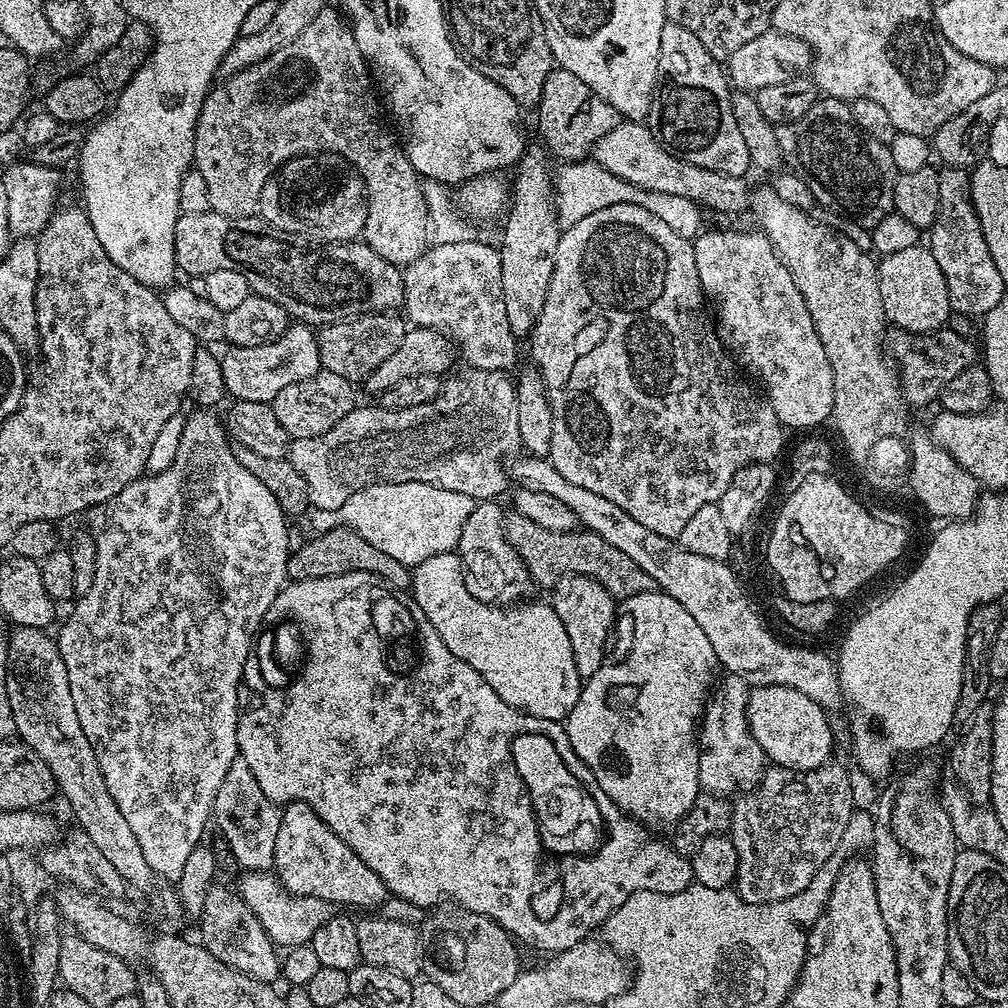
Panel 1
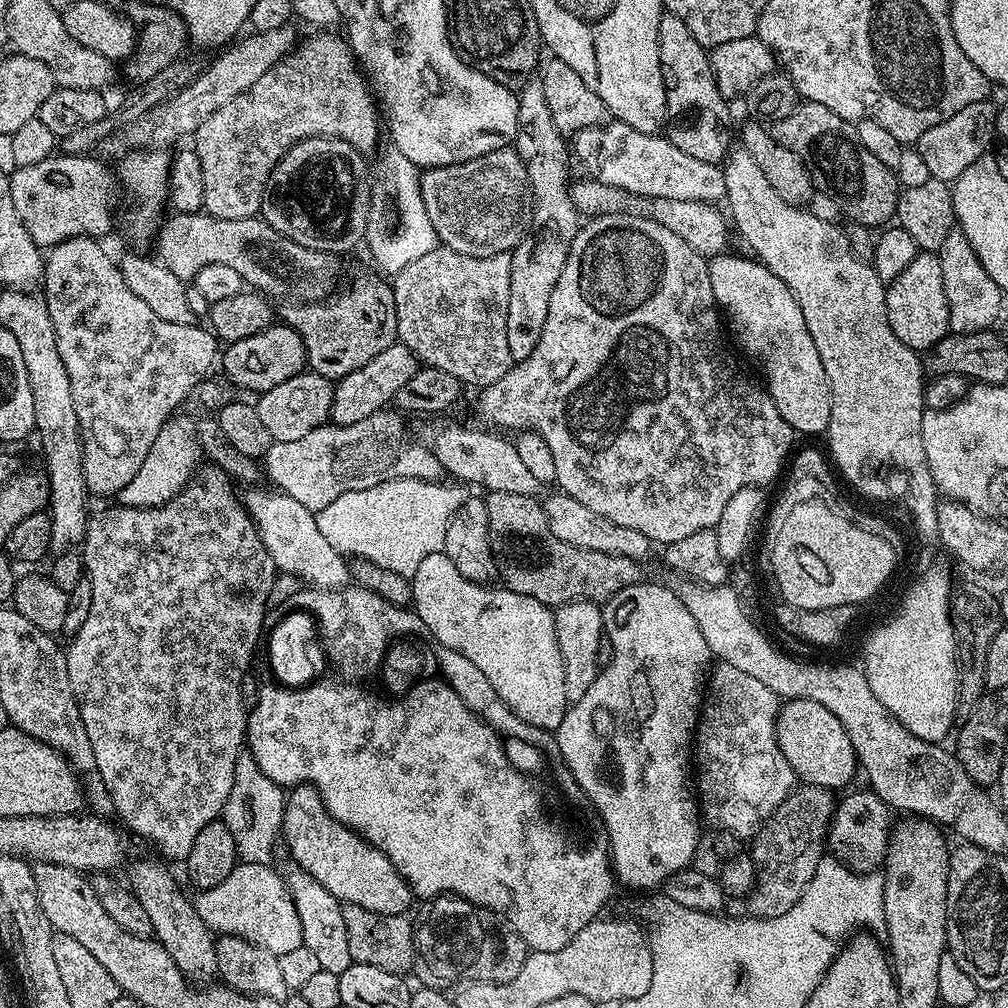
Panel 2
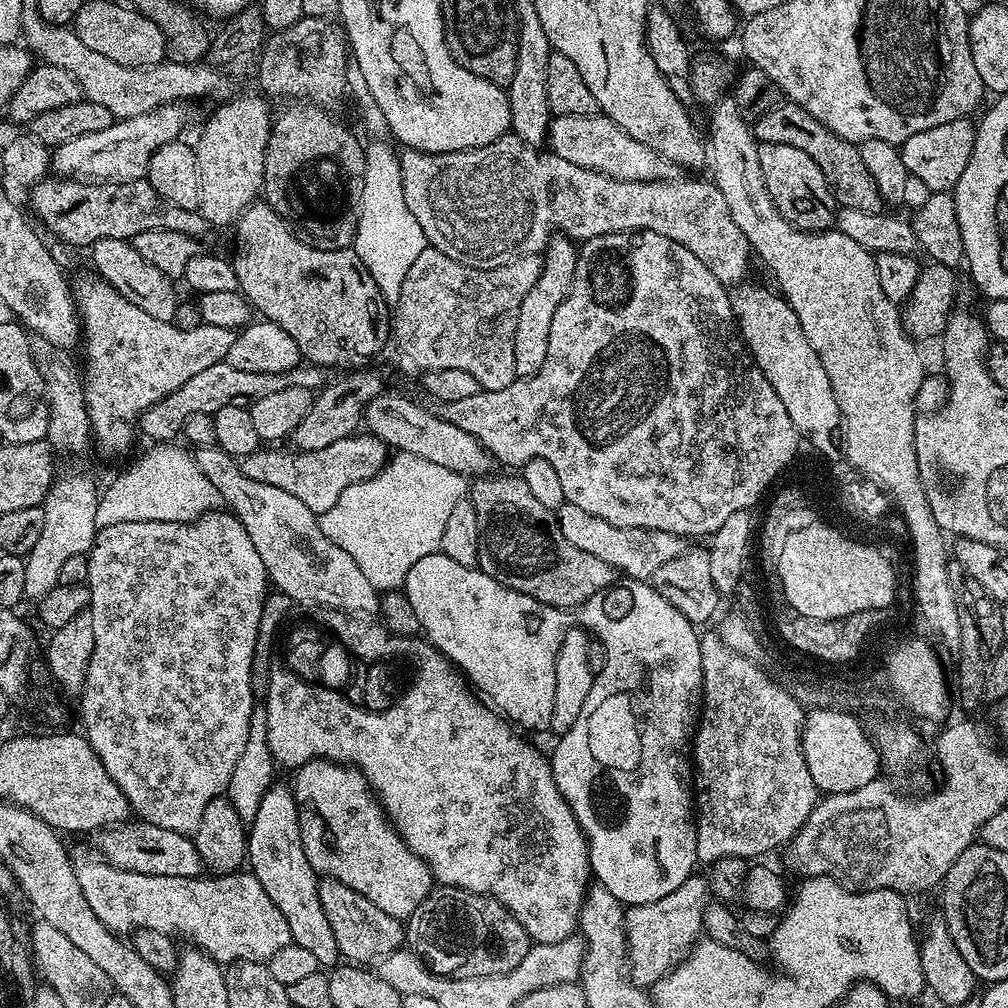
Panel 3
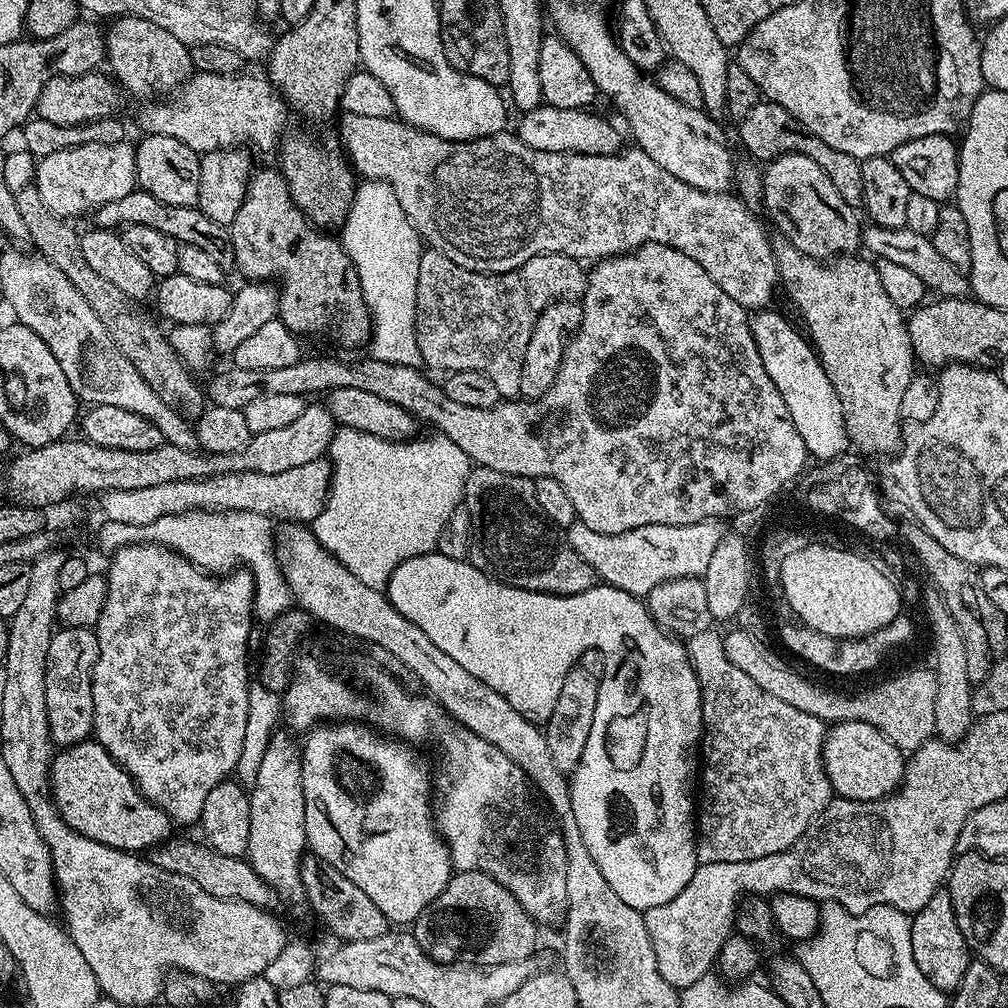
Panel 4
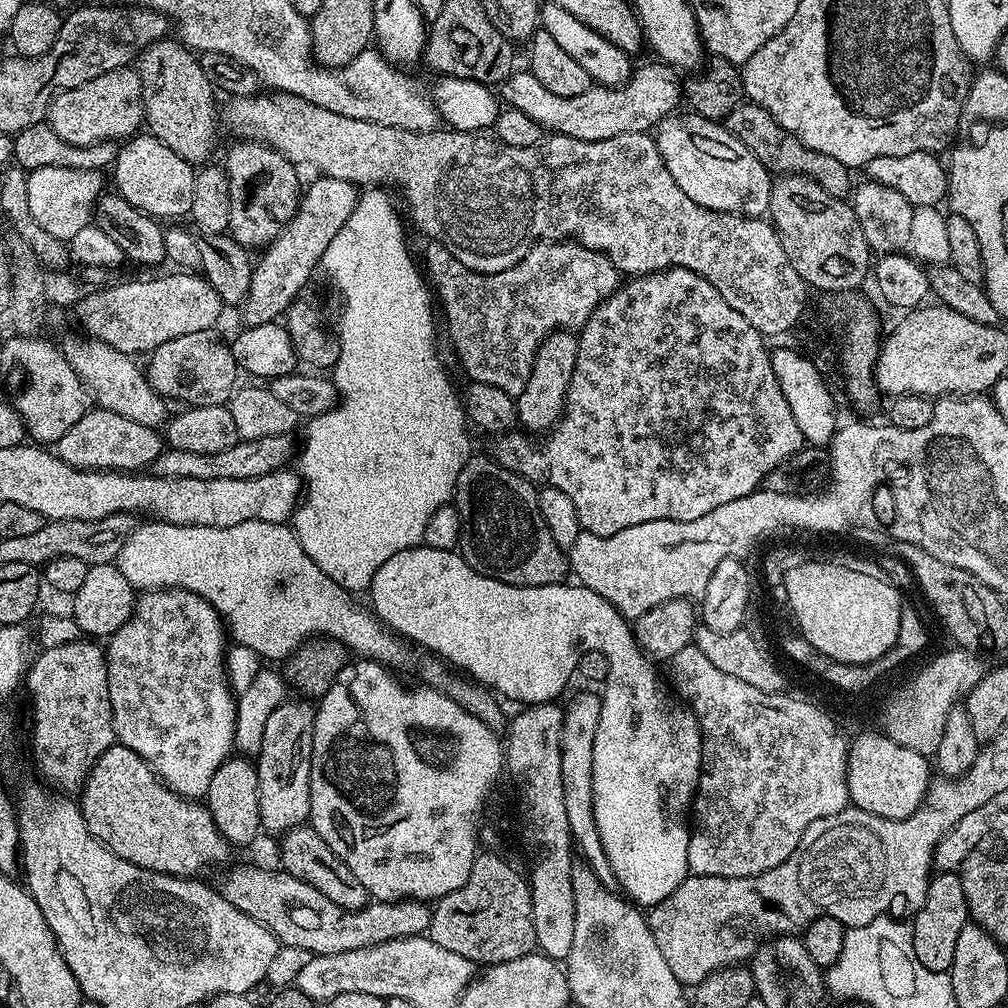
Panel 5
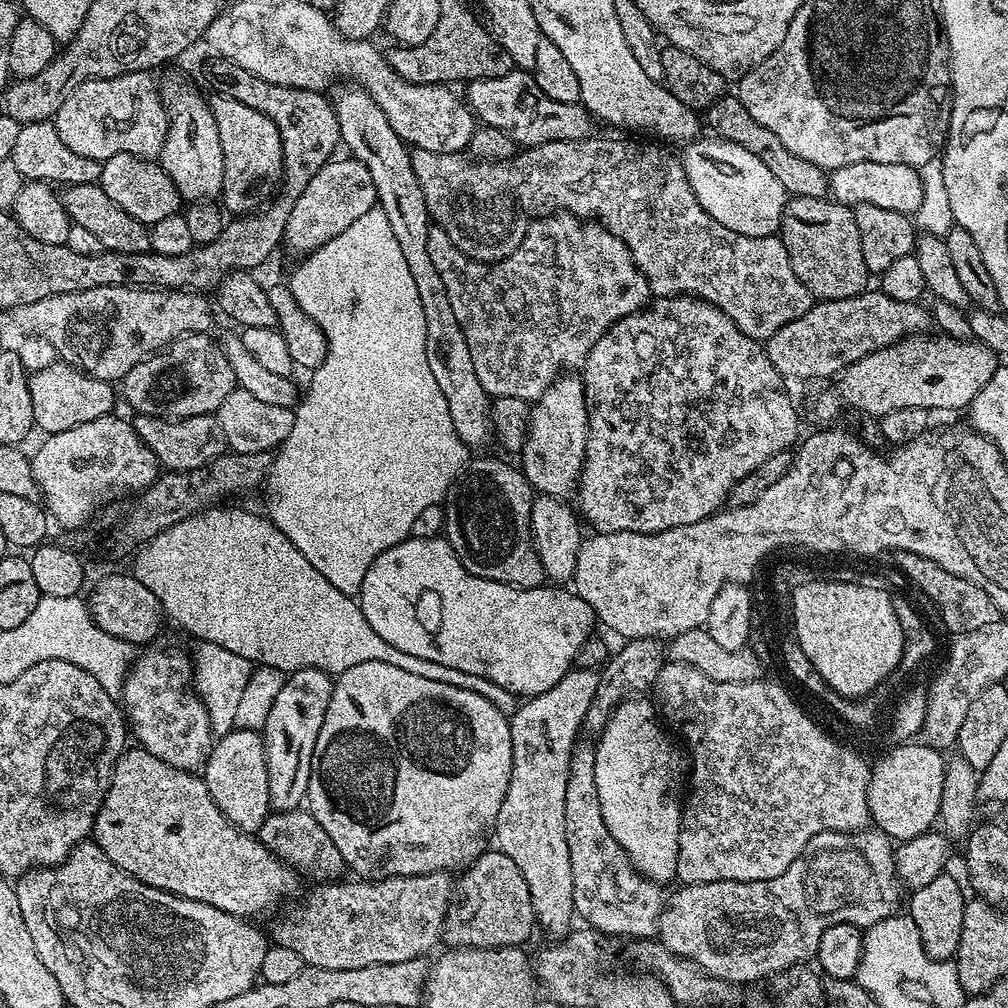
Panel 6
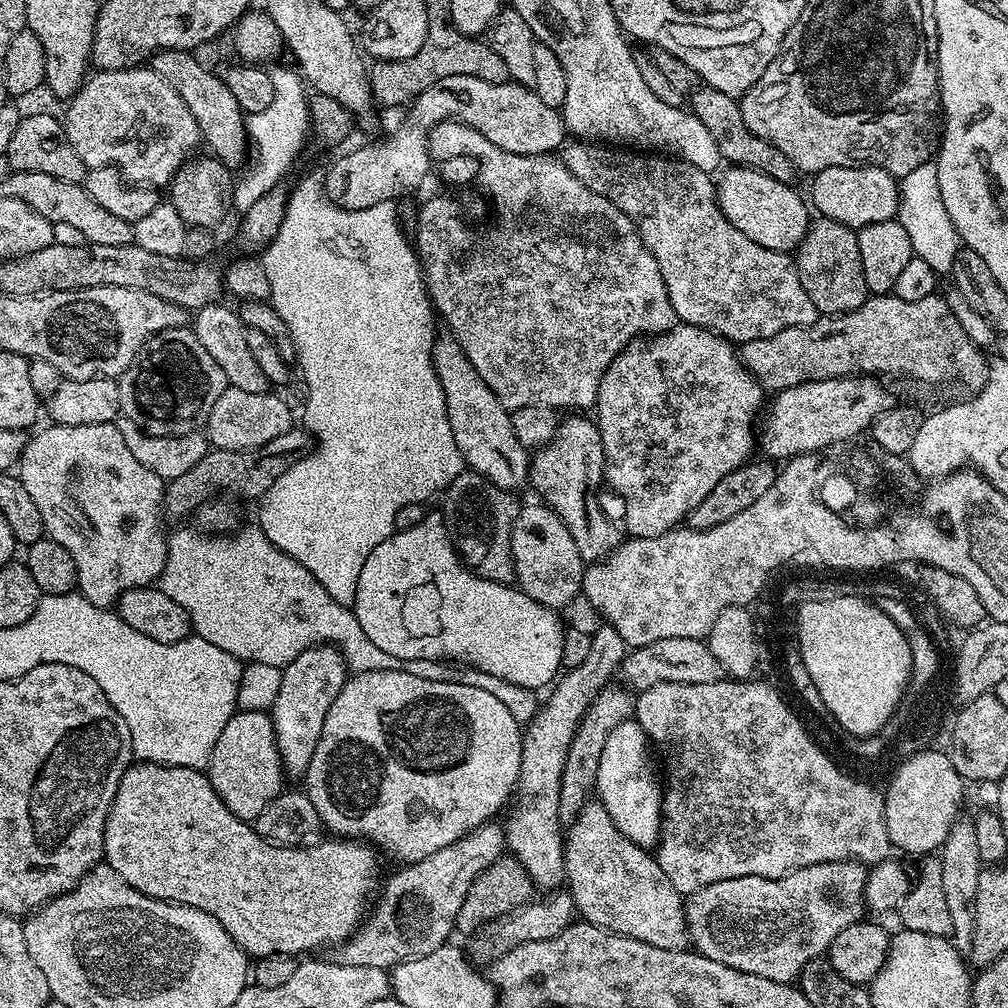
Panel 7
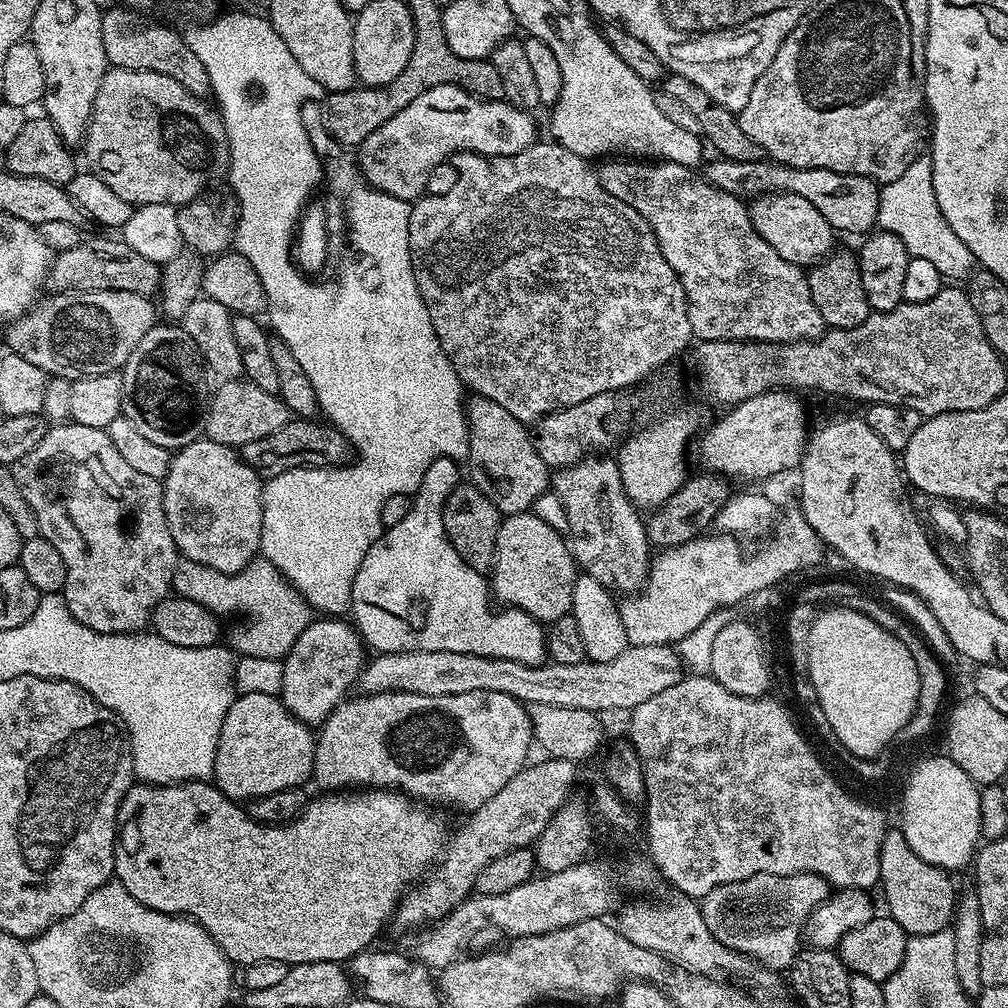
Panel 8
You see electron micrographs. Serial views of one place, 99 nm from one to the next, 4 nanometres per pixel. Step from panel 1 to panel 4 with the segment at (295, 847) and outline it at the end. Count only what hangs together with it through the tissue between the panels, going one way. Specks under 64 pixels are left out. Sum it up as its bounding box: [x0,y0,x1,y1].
[302,722,454,926]

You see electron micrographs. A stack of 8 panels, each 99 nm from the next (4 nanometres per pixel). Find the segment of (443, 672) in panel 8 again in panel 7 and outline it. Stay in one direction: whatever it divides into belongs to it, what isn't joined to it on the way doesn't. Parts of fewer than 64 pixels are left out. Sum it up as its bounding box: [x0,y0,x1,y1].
[619,638,725,693]

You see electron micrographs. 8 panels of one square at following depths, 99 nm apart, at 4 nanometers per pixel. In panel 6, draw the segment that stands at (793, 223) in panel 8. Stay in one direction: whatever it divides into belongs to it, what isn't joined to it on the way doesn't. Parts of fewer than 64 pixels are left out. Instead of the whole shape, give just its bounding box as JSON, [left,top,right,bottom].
[682,139,790,238]

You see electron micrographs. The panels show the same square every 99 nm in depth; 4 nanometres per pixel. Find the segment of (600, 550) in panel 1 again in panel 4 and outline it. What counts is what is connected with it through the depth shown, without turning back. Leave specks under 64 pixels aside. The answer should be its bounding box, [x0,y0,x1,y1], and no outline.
[462,467,598,596]

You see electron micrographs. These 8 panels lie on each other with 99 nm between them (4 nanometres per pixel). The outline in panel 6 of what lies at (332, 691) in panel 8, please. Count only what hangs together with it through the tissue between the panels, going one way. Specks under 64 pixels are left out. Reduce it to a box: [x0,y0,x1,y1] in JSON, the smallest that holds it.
[262,668,333,812]

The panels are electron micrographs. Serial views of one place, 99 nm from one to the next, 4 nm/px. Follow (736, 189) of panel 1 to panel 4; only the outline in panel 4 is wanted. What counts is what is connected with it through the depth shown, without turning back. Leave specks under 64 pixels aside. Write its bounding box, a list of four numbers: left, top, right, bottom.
[514,103,622,155]

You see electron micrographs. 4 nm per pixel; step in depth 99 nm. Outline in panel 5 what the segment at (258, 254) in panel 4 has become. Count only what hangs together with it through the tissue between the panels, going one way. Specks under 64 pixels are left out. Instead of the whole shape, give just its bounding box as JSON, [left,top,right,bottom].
[222,138,302,250]

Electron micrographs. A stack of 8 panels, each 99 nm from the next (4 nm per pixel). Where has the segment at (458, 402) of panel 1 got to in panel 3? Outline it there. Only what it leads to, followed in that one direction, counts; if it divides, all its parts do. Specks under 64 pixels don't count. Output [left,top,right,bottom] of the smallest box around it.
[239,434,390,514]

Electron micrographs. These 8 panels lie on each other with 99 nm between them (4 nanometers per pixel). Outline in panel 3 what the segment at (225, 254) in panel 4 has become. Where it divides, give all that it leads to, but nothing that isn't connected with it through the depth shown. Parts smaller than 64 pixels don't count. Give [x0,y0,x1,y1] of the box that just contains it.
[30,178,210,249]

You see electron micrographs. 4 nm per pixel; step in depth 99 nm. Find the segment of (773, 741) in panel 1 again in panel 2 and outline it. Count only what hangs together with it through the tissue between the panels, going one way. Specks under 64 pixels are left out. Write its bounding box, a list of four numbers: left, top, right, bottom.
[776,700,858,790]

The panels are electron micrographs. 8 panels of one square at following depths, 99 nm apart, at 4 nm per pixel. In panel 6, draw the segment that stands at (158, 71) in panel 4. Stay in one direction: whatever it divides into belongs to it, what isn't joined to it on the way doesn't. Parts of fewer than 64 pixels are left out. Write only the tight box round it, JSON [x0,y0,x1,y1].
[158,76,224,201]

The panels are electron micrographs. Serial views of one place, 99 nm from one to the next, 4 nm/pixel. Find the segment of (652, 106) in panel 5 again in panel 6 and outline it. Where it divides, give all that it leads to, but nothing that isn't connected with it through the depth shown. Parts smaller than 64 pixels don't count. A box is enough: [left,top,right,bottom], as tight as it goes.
[466,70,594,146]

